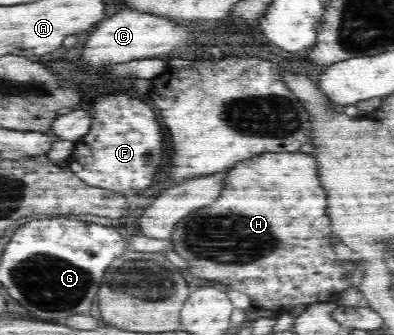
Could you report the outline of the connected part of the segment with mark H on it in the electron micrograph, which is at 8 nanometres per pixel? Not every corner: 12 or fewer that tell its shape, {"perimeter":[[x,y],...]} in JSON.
{"perimeter":[[314,155],[228,169],[175,224],[189,275],[280,314],[351,284]]}

